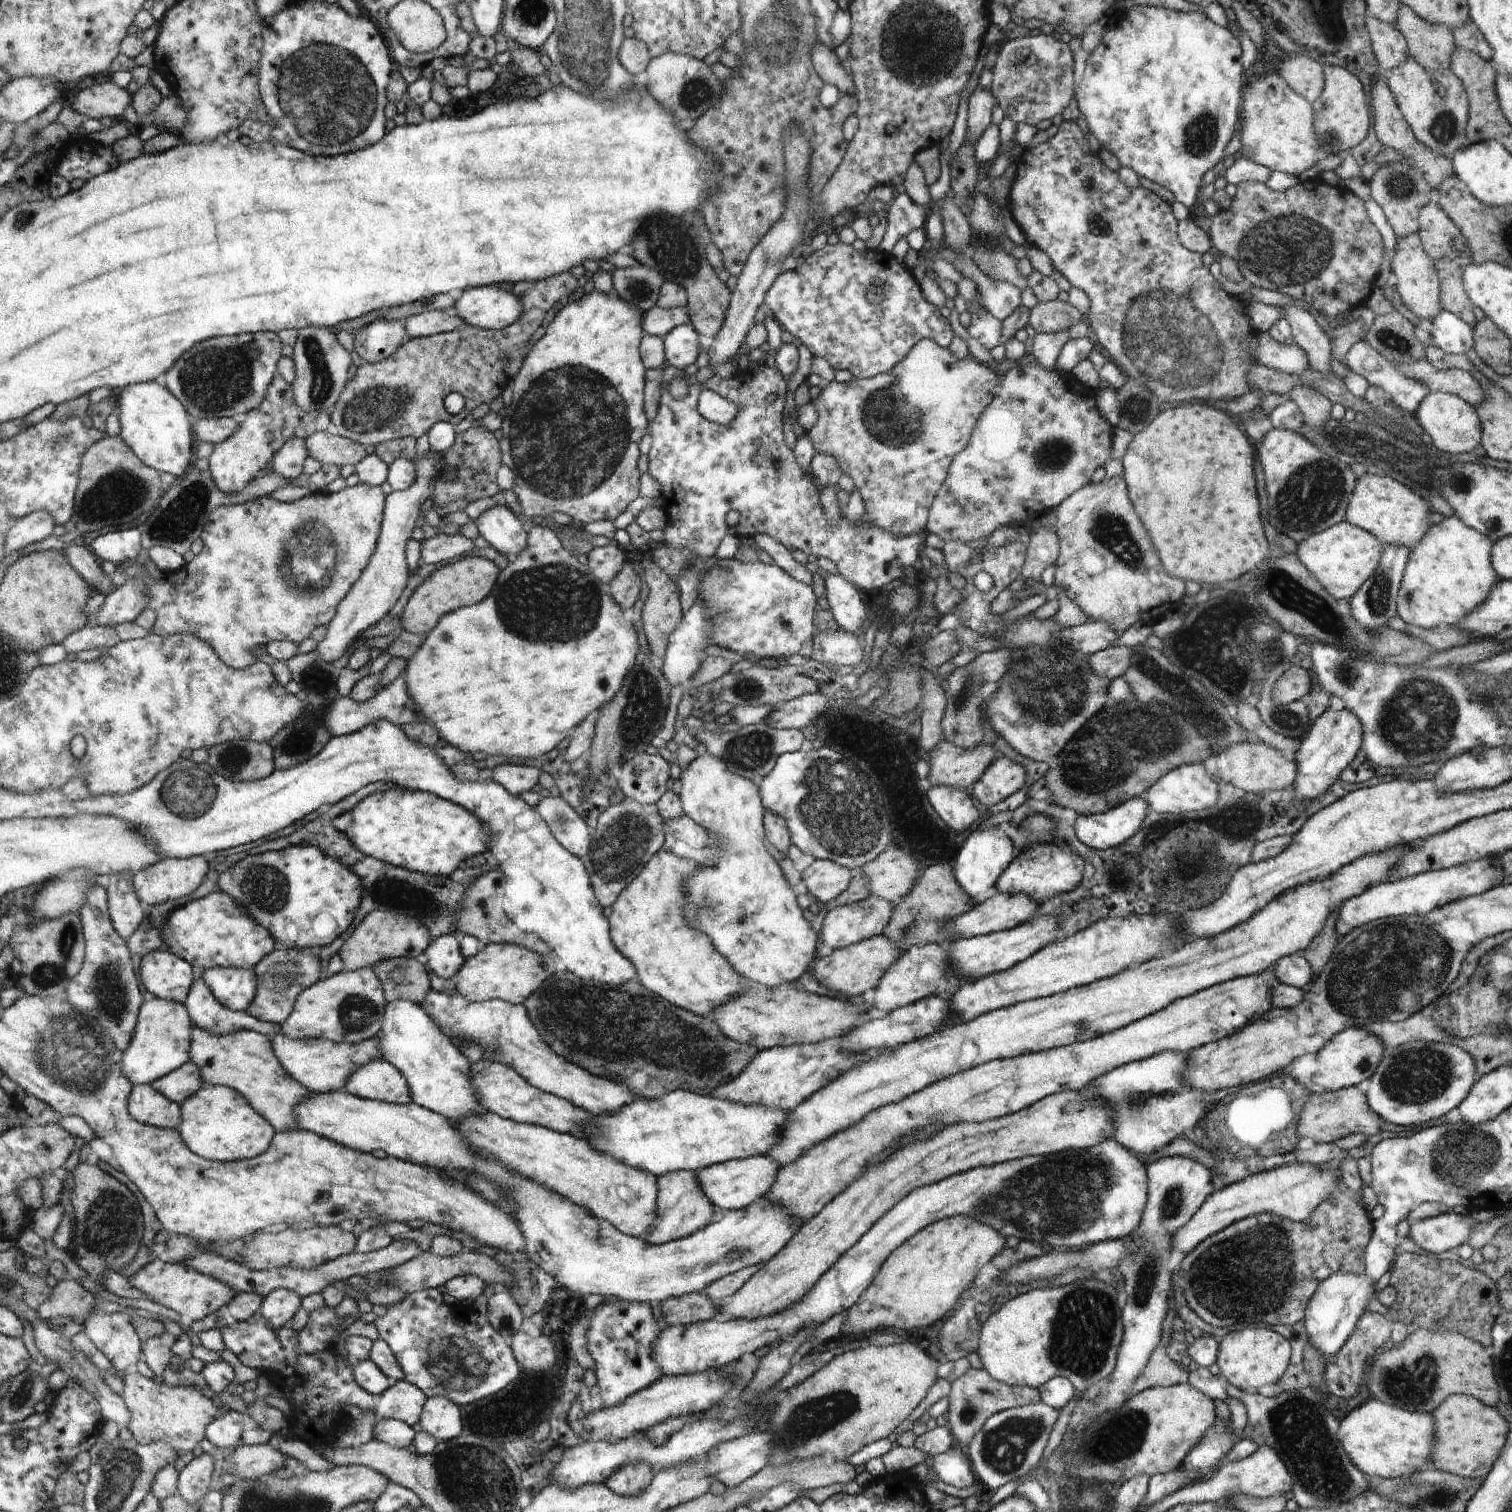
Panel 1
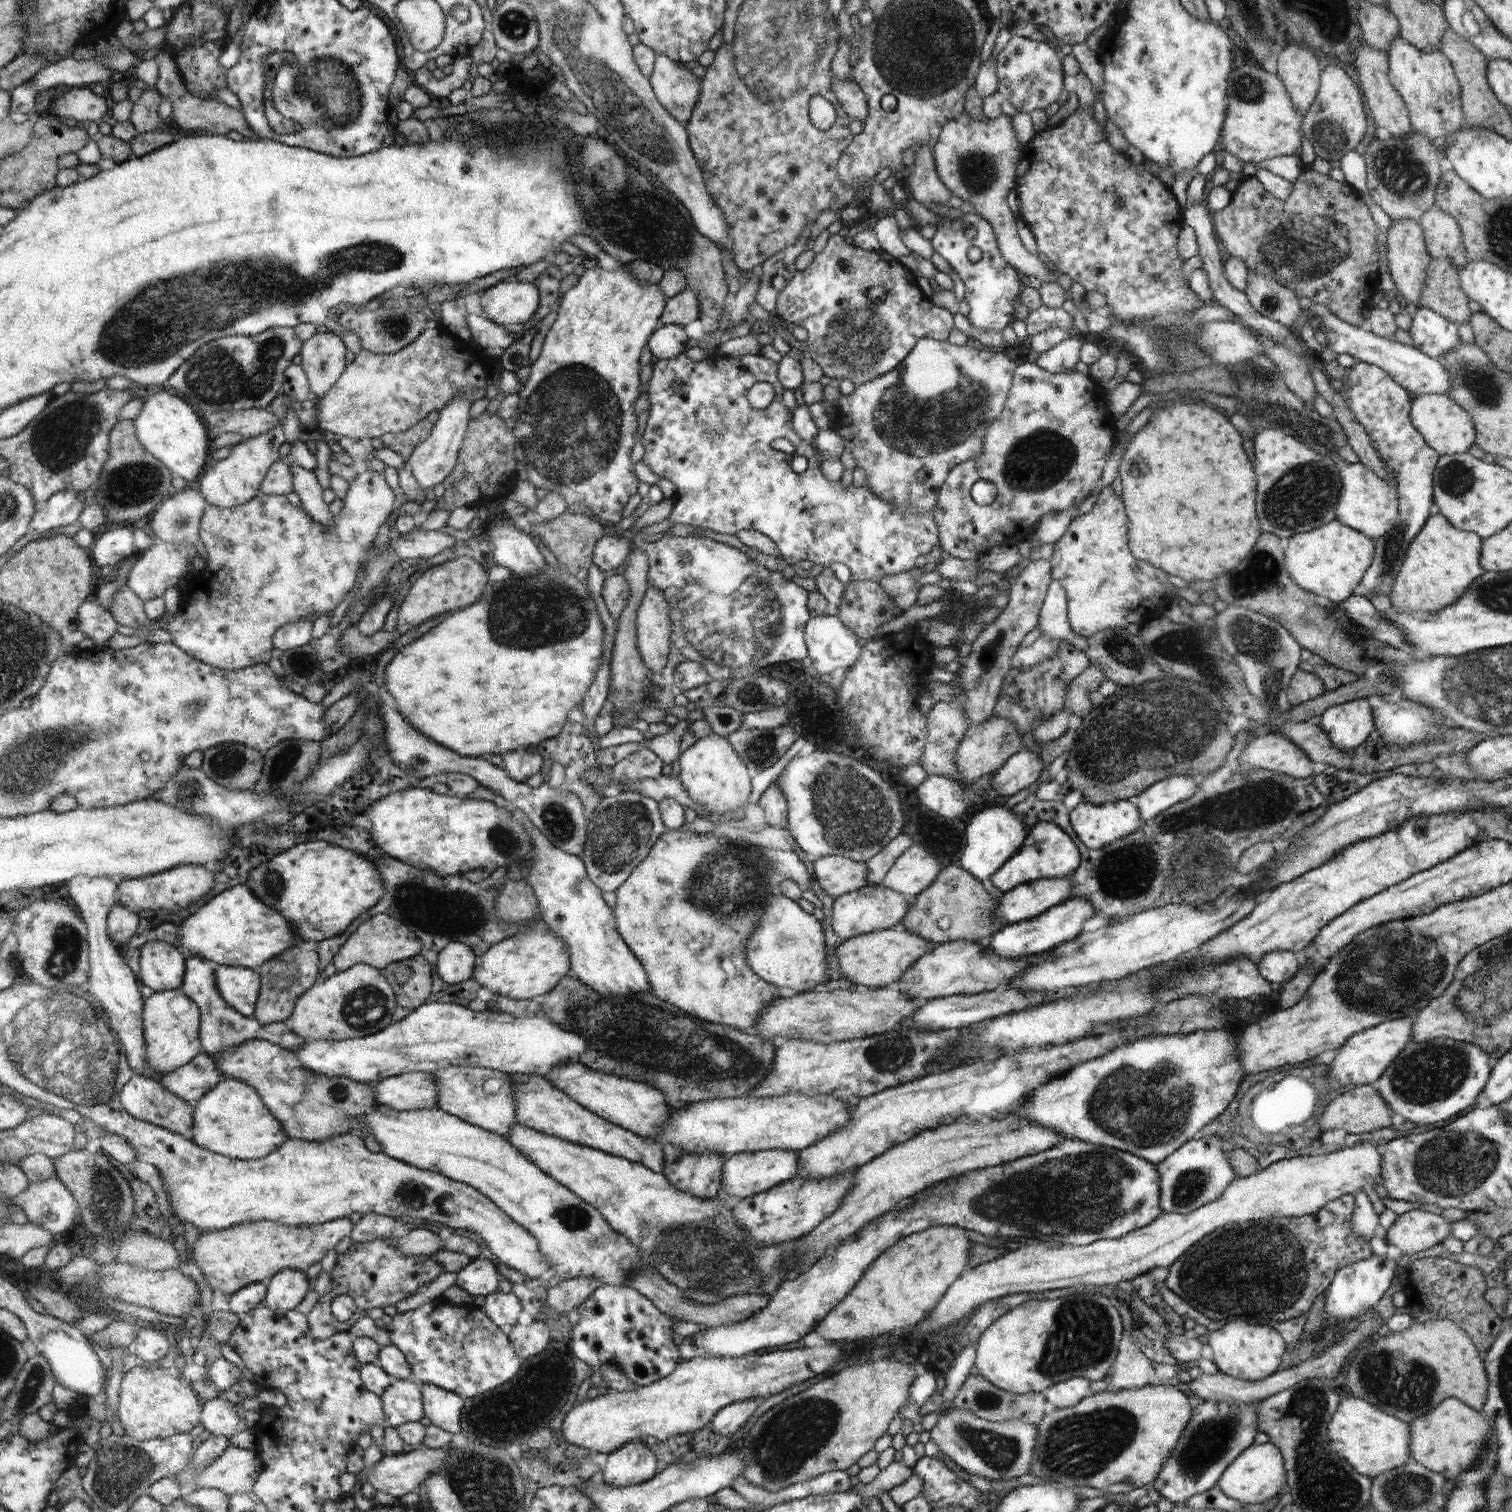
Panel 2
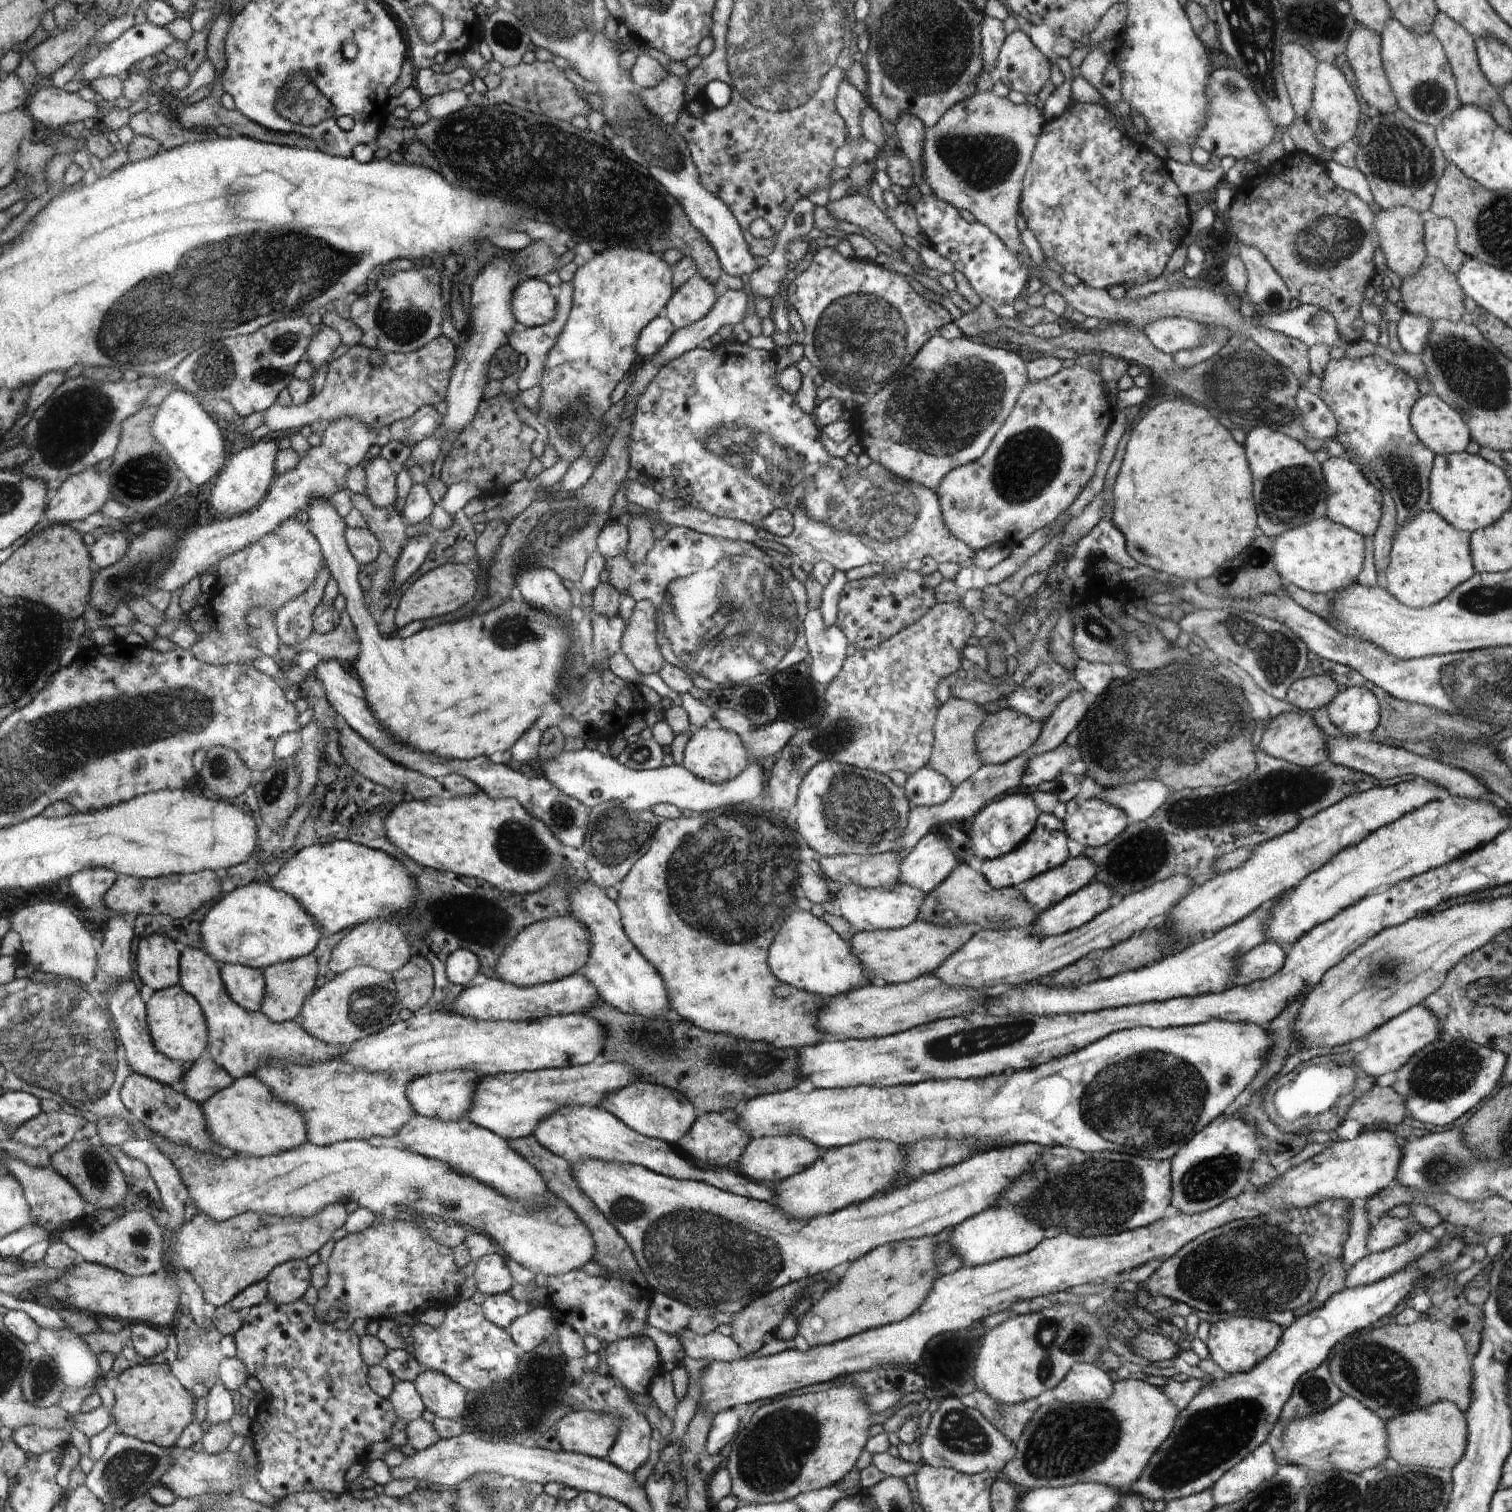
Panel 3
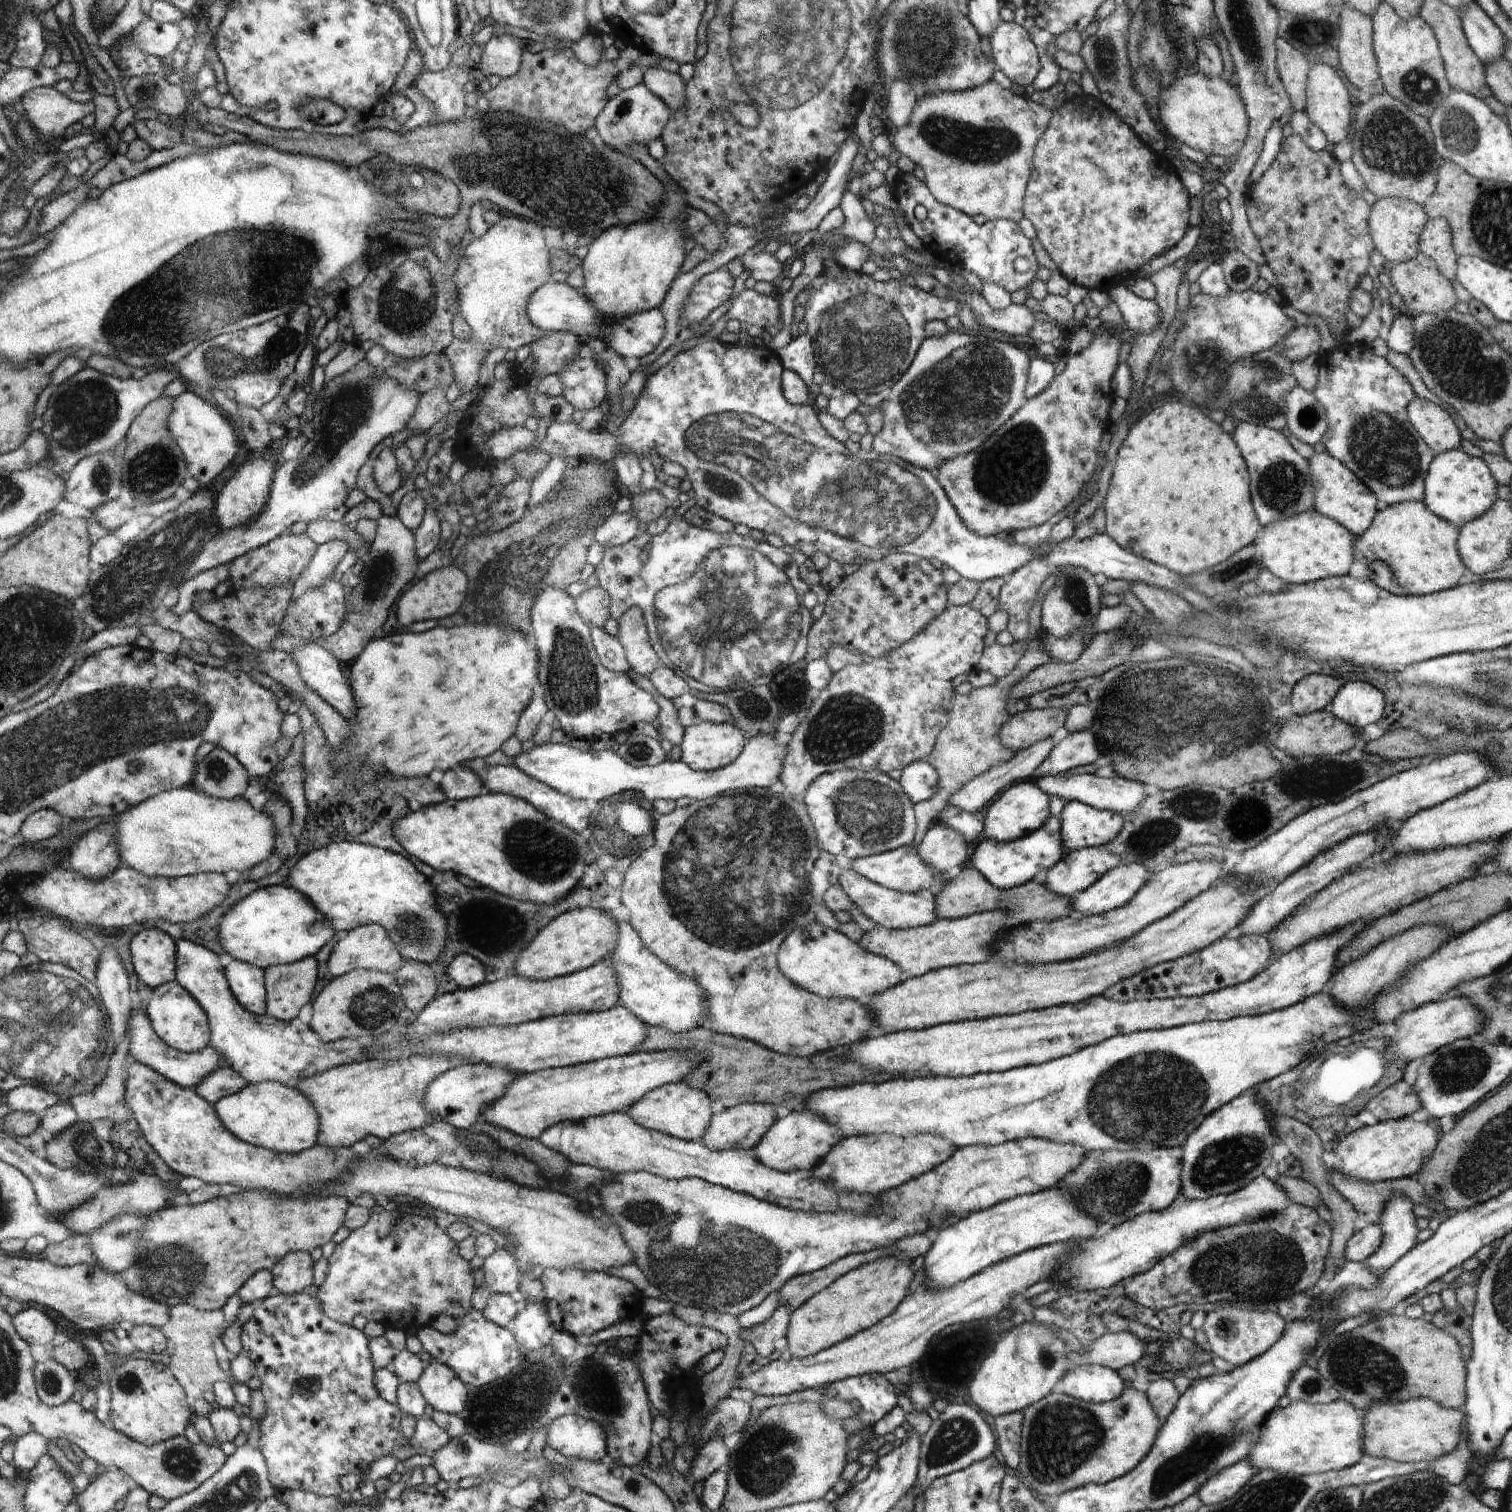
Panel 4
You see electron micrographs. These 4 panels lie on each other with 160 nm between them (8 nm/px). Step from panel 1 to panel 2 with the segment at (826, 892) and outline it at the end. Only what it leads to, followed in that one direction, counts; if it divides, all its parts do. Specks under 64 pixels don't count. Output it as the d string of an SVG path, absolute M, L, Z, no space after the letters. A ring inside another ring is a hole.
M823 856L814 860L813 878L833 899L868 885L867 864L845 856Z

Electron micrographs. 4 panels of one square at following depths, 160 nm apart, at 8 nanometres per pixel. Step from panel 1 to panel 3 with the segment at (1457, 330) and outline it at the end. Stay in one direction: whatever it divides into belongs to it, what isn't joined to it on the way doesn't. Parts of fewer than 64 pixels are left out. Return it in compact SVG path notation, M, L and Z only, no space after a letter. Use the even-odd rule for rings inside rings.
M1404 312L1397 325L1398 340L1406 353L1419 355L1429 335L1431 320Z

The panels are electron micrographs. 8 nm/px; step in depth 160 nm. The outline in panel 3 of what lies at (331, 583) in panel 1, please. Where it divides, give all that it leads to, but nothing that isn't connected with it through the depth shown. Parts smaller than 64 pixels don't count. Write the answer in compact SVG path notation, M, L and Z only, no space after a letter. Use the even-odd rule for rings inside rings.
M373 456L362 467L362 471L366 480L362 491L375 507L386 507L396 500L396 476L388 460ZM298 518L296 519L288 519L286 522L280 523L280 526L277 526L274 530L272 530L272 532L269 535L266 535L264 538L261 538L258 542L252 543L250 546L244 547L242 550L239 550L238 552L232 553L231 555L229 555L228 557L226 557L225 559L220 560L220 564L219 564L219 570L218 570L218 583L217 583L217 587L216 589L219 592L220 595L220 622L218 622L218 624L215 624L215 626L212 626L212 622L210 622L211 624L211 631L209 633L204 633L204 634L199 634L199 641L193 646L192 648L192 652L200 659L203 660L204 662L210 663L210 664L215 664L215 665L227 665L227 664L247 664L250 665L251 662L258 656L258 655L262 655L260 652L260 649L256 646L256 641L253 639L253 637L251 636L251 634L249 633L249 622L247 621L247 612L252 608L252 607L266 607L268 610L271 610L273 613L276 612L280 607L283 606L283 604L286 604L288 602L288 600L293 599L296 595L299 595L301 592L304 592L306 590L308 590L308 588L310 588L311 584L313 582L315 582L315 578L318 576L319 574L319 570L326 565L326 561L324 560L323 557L323 553L322 553L322 546L319 544L319 541L316 540L316 537L313 535L313 533L311 532L311 529L309 526L304 526L300 523L300 520Z

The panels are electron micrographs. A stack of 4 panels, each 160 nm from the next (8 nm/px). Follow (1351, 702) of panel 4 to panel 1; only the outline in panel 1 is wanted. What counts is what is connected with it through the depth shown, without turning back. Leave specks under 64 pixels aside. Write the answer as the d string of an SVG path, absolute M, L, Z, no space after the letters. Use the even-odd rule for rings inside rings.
M1330 708L1320 713L1313 721L1310 732L1302 738L1294 760L1297 762L1297 775L1295 783L1288 789L1293 790L1295 801L1305 801L1316 798L1322 794L1336 779L1339 778L1343 768L1346 768L1360 752L1363 741L1363 728L1360 719L1346 709L1334 711Z

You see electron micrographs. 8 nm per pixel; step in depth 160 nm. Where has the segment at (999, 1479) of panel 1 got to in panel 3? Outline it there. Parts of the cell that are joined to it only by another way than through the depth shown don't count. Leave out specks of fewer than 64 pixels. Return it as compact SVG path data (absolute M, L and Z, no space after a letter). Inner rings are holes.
M959 1396L945 1399L940 1403L938 1410L933 1412L926 1432L920 1438L920 1450L917 1453L918 1460L923 1460L923 1465L936 1468L946 1467L958 1472L973 1475L983 1470L1001 1471L1015 1457L1015 1444L1012 1444L995 1426L992 1426L987 1418L978 1410L965 1407Z

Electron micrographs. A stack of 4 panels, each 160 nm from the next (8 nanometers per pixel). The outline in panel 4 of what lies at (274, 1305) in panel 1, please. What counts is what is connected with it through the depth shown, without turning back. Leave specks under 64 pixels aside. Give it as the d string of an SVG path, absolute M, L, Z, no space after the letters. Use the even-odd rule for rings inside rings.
M289 1252L271 1268L273 1285L280 1293L296 1294L313 1284L313 1264L309 1252Z

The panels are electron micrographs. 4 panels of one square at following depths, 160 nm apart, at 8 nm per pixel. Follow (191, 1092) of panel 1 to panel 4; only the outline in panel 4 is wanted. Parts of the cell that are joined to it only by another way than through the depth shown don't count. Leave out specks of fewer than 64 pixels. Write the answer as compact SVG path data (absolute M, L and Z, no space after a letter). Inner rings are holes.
M222 1067L198 1087L198 1092L213 1105L228 1095L235 1095L250 1084L236 1069Z

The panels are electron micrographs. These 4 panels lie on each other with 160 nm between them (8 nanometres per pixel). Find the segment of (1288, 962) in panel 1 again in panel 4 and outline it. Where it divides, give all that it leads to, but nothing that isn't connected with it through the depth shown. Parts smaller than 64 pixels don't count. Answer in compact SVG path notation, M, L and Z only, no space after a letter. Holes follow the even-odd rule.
M1266 934L1226 935L1200 950L1185 954L1176 960L1155 964L1130 976L1129 979L1119 980L1104 991L1103 995L1121 1003L1174 997L1199 997L1250 980L1262 972L1273 958L1271 944Z

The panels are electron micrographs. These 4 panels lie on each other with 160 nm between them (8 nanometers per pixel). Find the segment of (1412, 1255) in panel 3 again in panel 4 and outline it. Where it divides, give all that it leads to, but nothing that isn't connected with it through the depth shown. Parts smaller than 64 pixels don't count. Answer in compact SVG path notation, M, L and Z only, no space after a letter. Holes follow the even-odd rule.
M1396 1193L1385 1202L1378 1222L1383 1230L1383 1239L1376 1252L1367 1258L1368 1268L1372 1268L1374 1271L1386 1270L1417 1244L1419 1230L1416 1227L1417 1218L1414 1216L1414 1206L1415 1204L1411 1203L1404 1193Z

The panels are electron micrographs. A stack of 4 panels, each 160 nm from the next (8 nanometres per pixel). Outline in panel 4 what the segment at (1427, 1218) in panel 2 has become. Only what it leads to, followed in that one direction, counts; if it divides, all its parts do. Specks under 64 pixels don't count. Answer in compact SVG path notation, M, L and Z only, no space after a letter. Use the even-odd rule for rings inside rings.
M1378 1223L1356 1231L1348 1240L1345 1246L1343 1258L1346 1261L1362 1263L1369 1256L1372 1256L1380 1246L1383 1239L1383 1230Z

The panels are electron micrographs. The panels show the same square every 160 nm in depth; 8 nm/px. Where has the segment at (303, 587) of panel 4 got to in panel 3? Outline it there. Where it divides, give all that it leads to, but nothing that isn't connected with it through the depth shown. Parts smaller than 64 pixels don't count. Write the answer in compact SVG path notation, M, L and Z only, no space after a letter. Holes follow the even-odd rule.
M326 564L308 590L288 600L275 612L277 635L286 646L303 641L313 632L312 611L323 600L325 586L331 578Z

